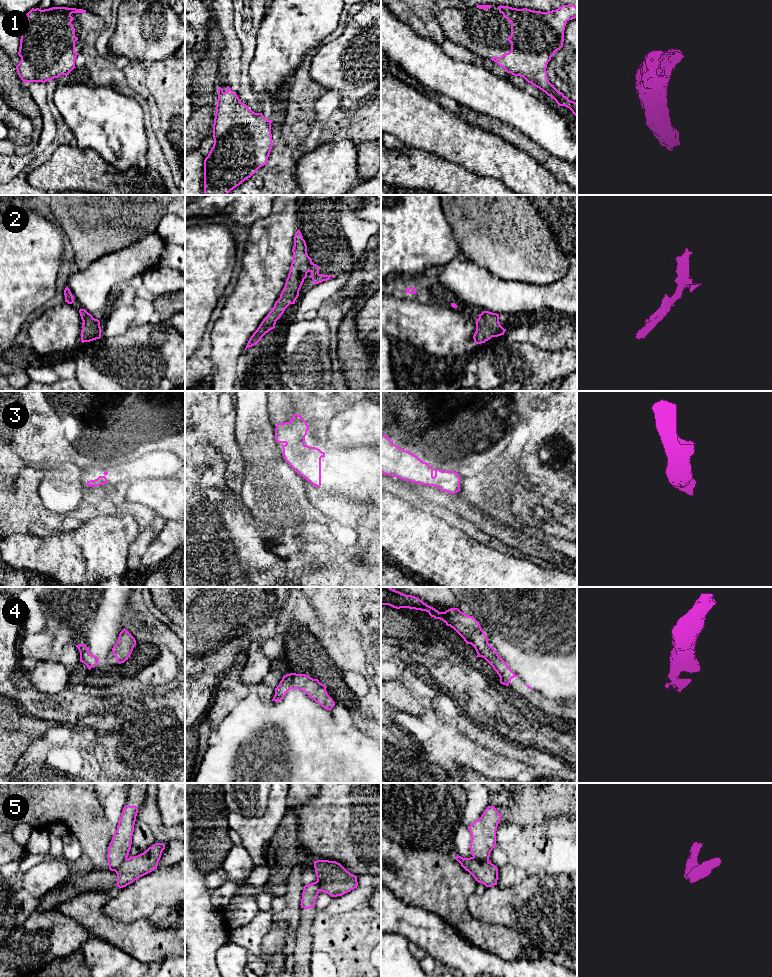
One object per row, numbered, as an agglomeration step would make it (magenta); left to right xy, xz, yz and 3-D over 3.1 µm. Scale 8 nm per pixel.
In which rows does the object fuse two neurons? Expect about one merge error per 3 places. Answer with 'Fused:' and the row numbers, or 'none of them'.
Fused: 5

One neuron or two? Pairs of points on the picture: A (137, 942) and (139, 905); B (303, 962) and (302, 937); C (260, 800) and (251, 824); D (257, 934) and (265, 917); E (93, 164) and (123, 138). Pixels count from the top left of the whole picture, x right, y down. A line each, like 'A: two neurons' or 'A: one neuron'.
A: two neurons
B: one neuron
C: two neurons
D: one neuron
E: two neurons

